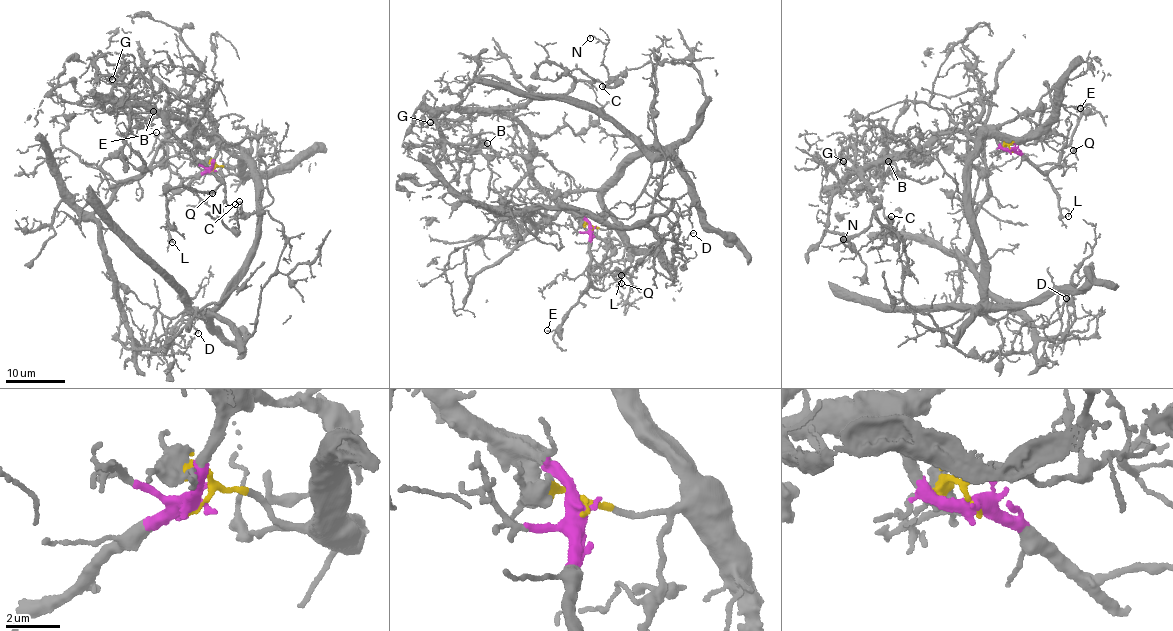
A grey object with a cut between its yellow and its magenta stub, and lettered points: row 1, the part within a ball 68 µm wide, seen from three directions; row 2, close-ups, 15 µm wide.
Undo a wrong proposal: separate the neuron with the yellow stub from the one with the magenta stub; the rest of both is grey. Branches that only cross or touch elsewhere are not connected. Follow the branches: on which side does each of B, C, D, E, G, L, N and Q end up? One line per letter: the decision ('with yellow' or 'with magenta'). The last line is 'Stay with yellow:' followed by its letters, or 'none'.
B: with magenta
C: with yellow
D: with yellow
E: with magenta
G: with magenta
L: with magenta
N: with yellow
Q: with magenta
Stay with yellow: C, D, N

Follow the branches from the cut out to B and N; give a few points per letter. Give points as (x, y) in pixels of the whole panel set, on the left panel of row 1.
B: (211, 171), (215, 144), (194, 121), (191, 128), (105, 98), (119, 99), (125, 110), (153, 112)
N: (211, 171), (245, 158), (257, 184), (257, 241), (213, 312), (243, 345), (285, 240), (235, 204)

